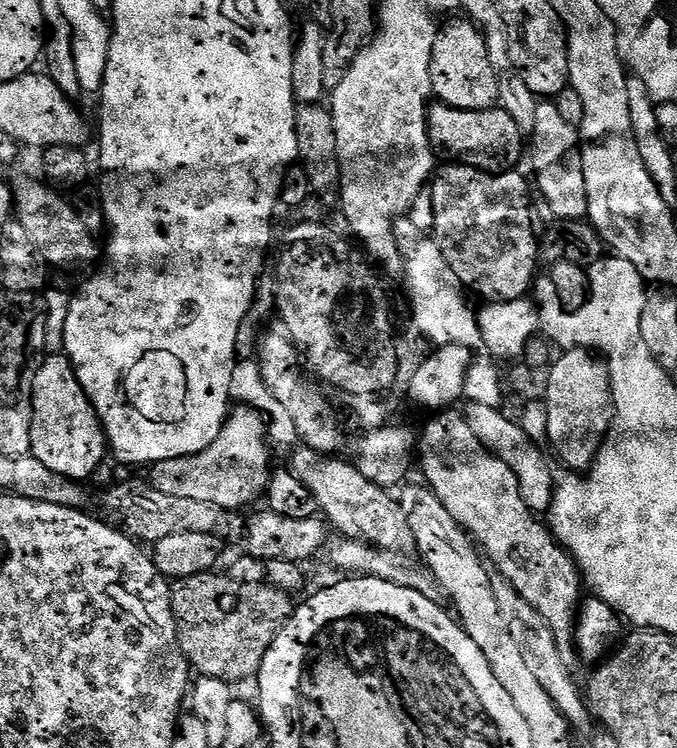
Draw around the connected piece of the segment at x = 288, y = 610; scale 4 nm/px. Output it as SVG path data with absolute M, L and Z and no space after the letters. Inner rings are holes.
M215 571L182 578L172 584L172 613L176 623L176 637L182 654L199 675L222 678L229 682L248 680L259 673L266 650L278 638L294 611L294 600L289 593L273 588L271 584L247 584L233 580L227 574L216 576Z

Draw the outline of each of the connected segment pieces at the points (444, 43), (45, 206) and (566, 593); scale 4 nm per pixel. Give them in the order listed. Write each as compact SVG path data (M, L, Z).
M467 18L452 20L441 27L434 38L430 54L432 96L441 104L458 110L486 110L498 104L498 78L486 54L484 34Z
M20 176L10 184L14 197L14 216L26 226L26 234L34 241L34 246L42 258L53 269L65 268L72 272L75 268L88 268L96 259L101 259L102 248L96 245L97 237L78 218L75 207L63 200L55 187L49 186L43 179L32 176Z
M444 410L433 416L436 417L425 426L424 436L422 432L418 440L418 468L420 464L427 487L432 489L442 506L446 506L446 510L450 510L453 518L464 527L478 545L479 551L490 561L491 567L495 571L497 568L502 579L510 582L510 586L514 586L514 590L518 590L518 594L522 594L522 598L526 598L526 602L530 602L530 606L534 606L534 610L546 618L546 624L558 642L562 662L569 670L575 669L575 664L578 664L576 614L582 603L580 567L567 548L562 547L553 536L551 527L537 513L531 512L526 502L522 502L522 490L518 490L518 478L514 470L510 470L502 458L495 456L489 448L482 446L482 442L478 442L478 438L474 438L474 430L470 430L470 422L466 422L463 411Z

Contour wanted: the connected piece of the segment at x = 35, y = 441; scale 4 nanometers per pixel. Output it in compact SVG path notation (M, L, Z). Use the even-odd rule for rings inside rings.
M45 355L40 362L40 369L36 372L34 386L32 387L32 451L31 455L42 462L54 474L62 474L71 480L87 481L98 470L100 464L105 463L106 441L104 428L100 424L94 406L86 398L82 386L72 369L72 363L67 355Z

